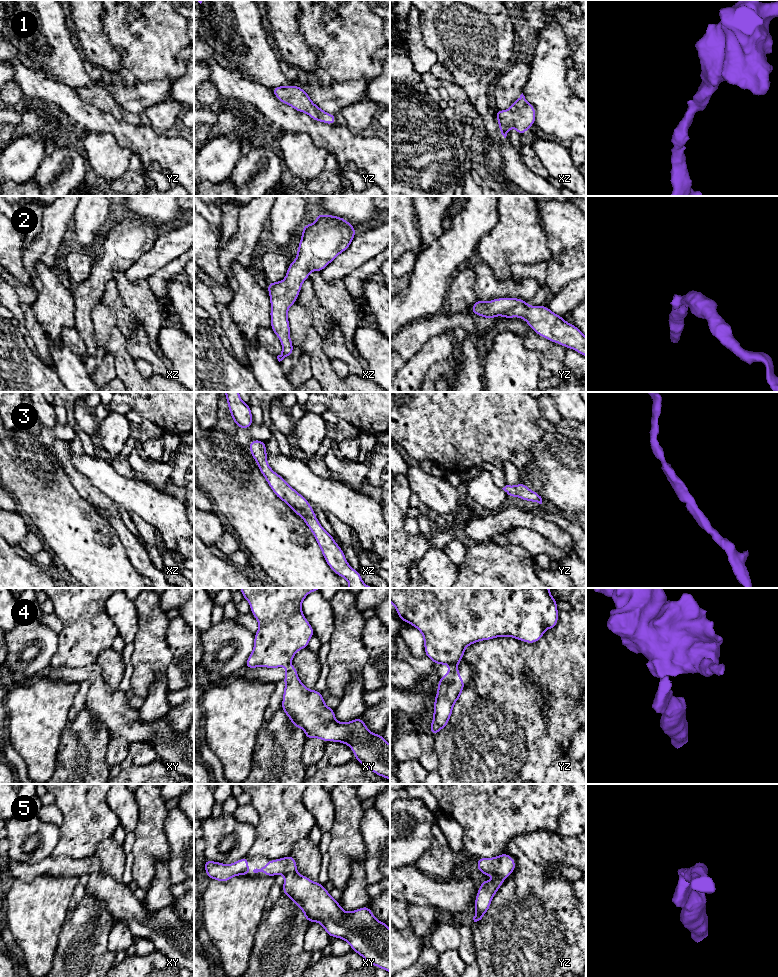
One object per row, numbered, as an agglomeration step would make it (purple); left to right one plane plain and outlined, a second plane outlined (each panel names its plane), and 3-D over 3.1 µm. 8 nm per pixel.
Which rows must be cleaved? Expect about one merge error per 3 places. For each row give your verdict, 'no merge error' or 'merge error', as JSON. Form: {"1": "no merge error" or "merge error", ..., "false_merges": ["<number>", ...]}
{"1": "no merge error", "2": "no merge error", "3": "no merge error", "4": "merge error", "5": "no merge error", "false_merges": ["4"]}

